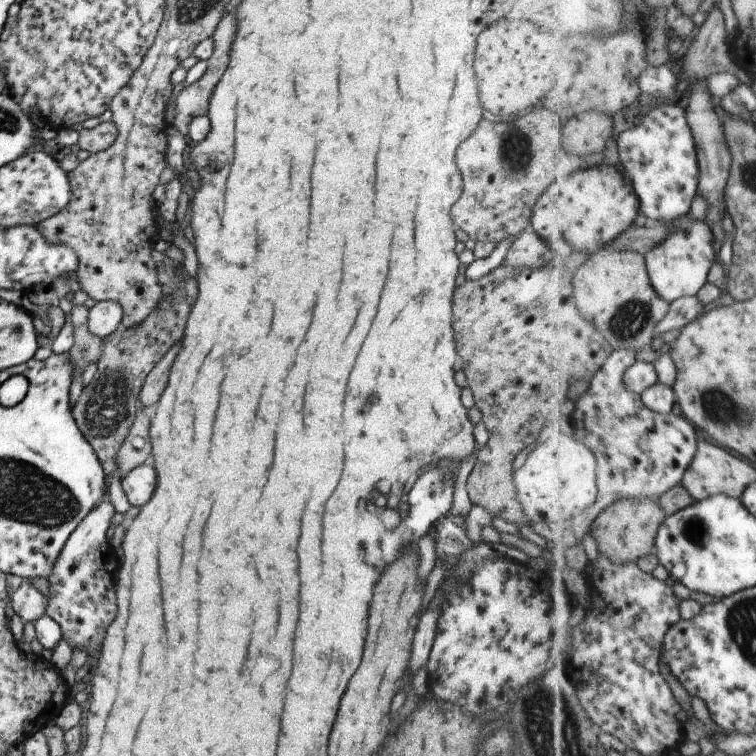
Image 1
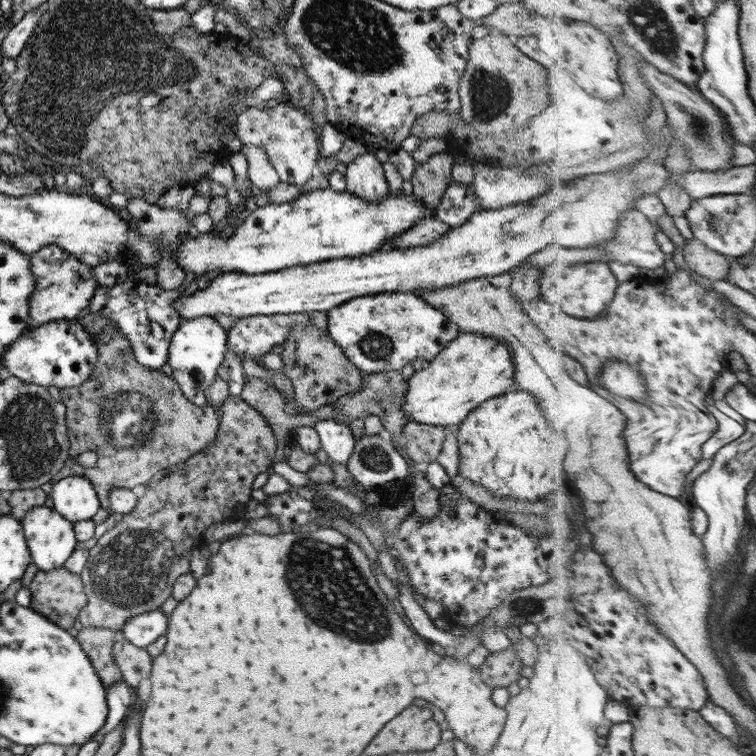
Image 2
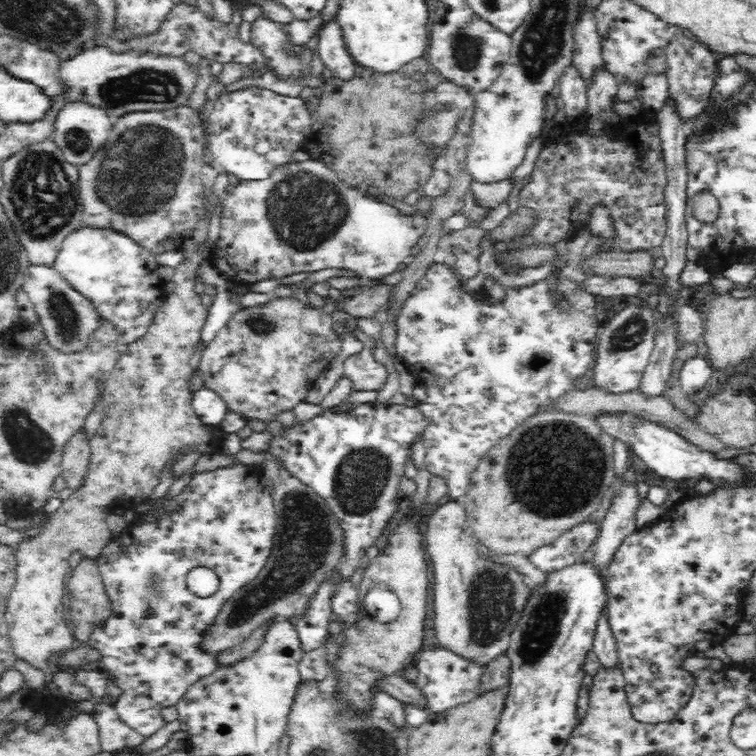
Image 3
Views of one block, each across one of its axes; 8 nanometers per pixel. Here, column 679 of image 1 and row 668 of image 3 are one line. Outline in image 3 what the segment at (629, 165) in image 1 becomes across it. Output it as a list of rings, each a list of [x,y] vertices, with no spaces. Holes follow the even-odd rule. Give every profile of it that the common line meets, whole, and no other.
[[[236,463],[230,467],[216,468],[216,470],[212,470],[212,472],[202,472],[201,474],[194,475],[194,477],[191,478],[191,482],[181,490],[181,493],[168,502],[166,512],[162,515],[160,520],[150,523],[139,522],[130,525],[124,532],[118,534],[108,546],[105,546],[100,556],[96,558],[95,565],[103,579],[106,592],[110,595],[110,599],[112,599],[112,610],[113,602],[116,602],[116,610],[118,610],[120,614],[126,614],[126,618],[122,618],[122,628],[94,628],[92,634],[89,634],[86,641],[89,643],[90,647],[100,650],[102,653],[102,658],[99,661],[100,666],[104,666],[108,678],[112,679],[112,683],[122,690],[122,694],[116,698],[116,702],[112,705],[113,708],[116,710],[116,713],[118,713],[118,716],[139,734],[148,737],[164,726],[165,721],[162,712],[164,712],[166,708],[170,708],[178,704],[178,702],[181,702],[190,686],[193,686],[197,681],[201,681],[202,678],[213,674],[213,672],[220,667],[217,653],[206,648],[204,644],[206,640],[208,640],[210,630],[213,629],[216,617],[222,606],[225,605],[225,602],[229,601],[247,582],[256,578],[256,575],[266,564],[272,550],[271,546],[273,545],[276,519],[277,510],[274,506],[274,499],[269,493],[267,486],[261,482],[260,473],[250,468],[250,466]],[[201,565],[203,565],[204,568],[213,570],[219,578],[219,583],[213,594],[204,596],[198,595],[198,593],[190,590],[190,587],[188,587],[187,574],[193,568],[198,568],[198,566]]]

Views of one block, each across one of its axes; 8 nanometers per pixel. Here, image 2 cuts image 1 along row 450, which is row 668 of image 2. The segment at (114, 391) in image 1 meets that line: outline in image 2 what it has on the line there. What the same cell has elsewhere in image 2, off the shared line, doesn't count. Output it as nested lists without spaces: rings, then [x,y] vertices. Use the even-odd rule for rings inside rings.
[[[83,626],[77,639],[106,689],[113,683],[124,682],[112,654],[113,644],[119,639],[118,632],[106,627]]]

